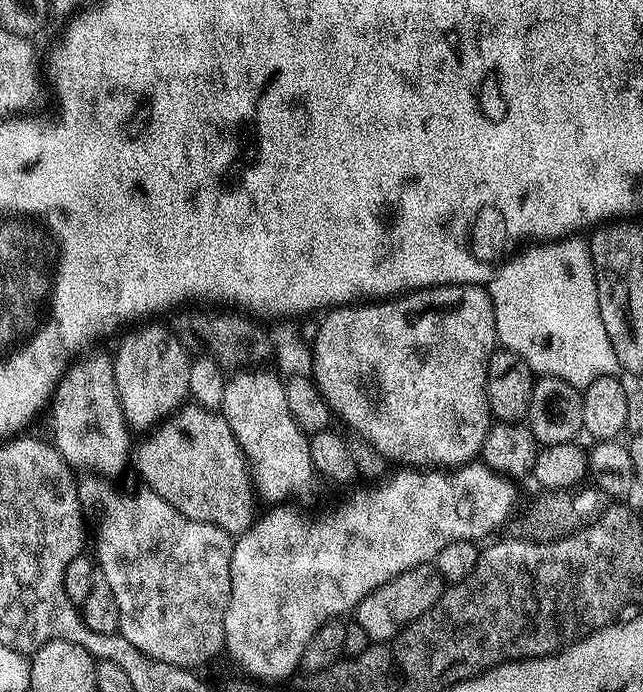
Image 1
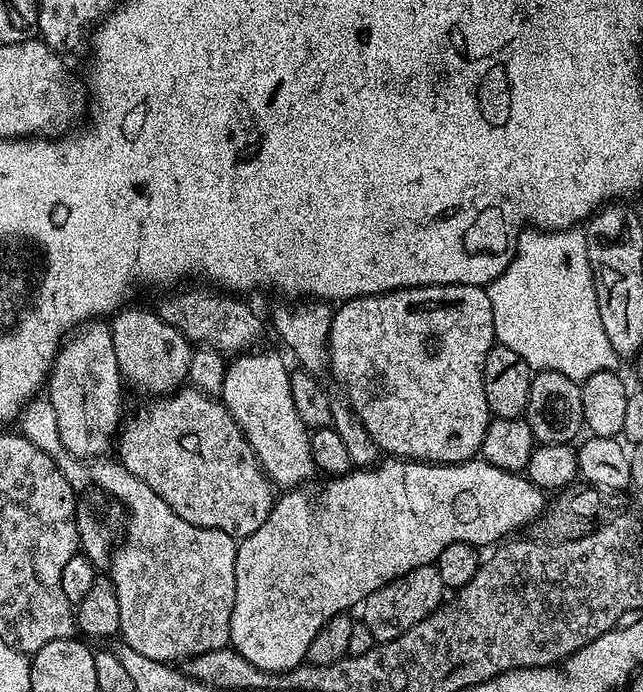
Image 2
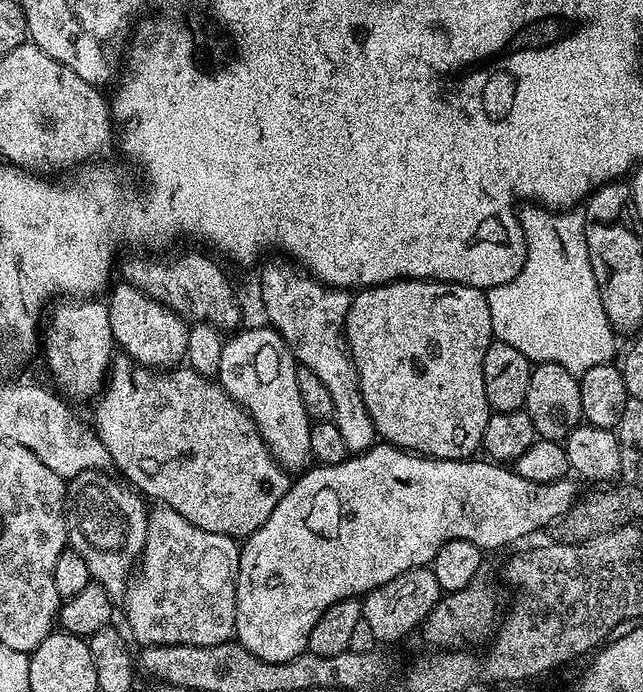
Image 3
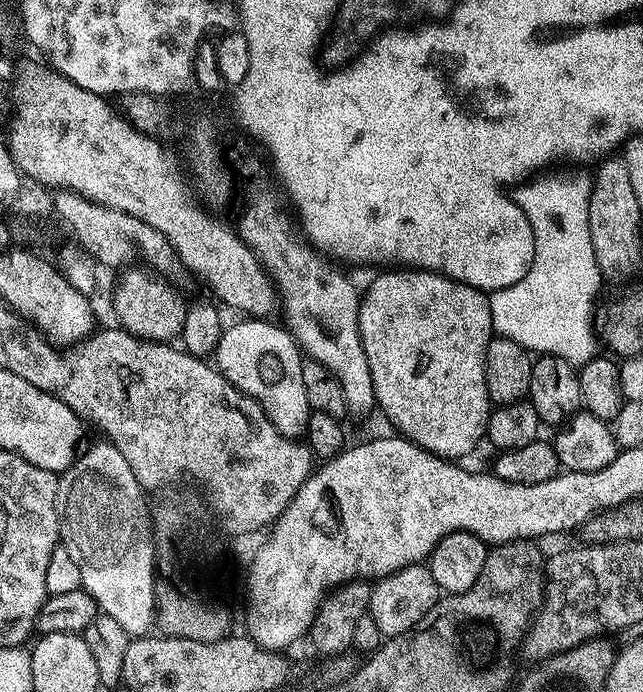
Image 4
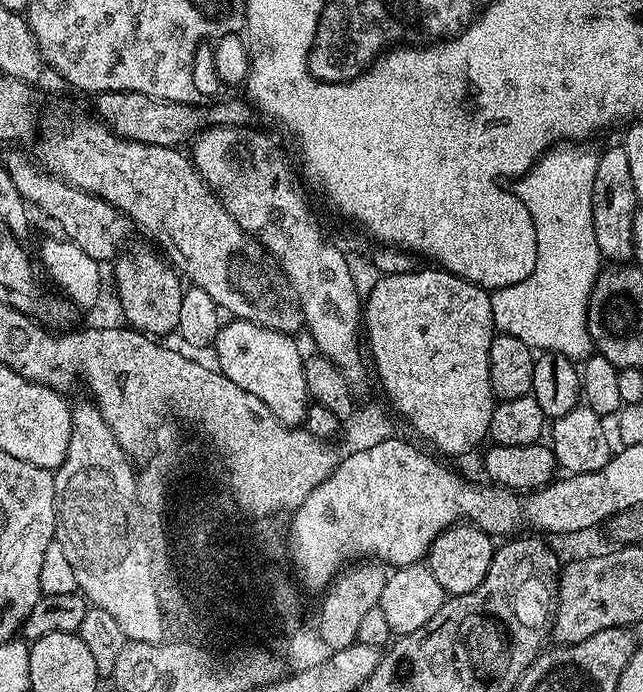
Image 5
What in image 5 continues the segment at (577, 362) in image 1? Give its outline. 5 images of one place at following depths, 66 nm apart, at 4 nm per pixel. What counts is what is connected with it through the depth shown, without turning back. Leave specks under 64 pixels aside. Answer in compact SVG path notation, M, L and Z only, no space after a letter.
M568 142L559 150L545 152L531 172L525 172L515 181L516 196L521 206L532 215L532 232L536 235L536 265L524 280L497 287L500 289L493 291L491 297L492 317L503 335L518 338L533 350L557 352L569 356L574 362L580 362L594 352L588 333L588 297L596 286L596 277L602 271L602 257L598 250L598 238L594 238L592 209L597 153L579 152L576 148L579 147L575 143Z

